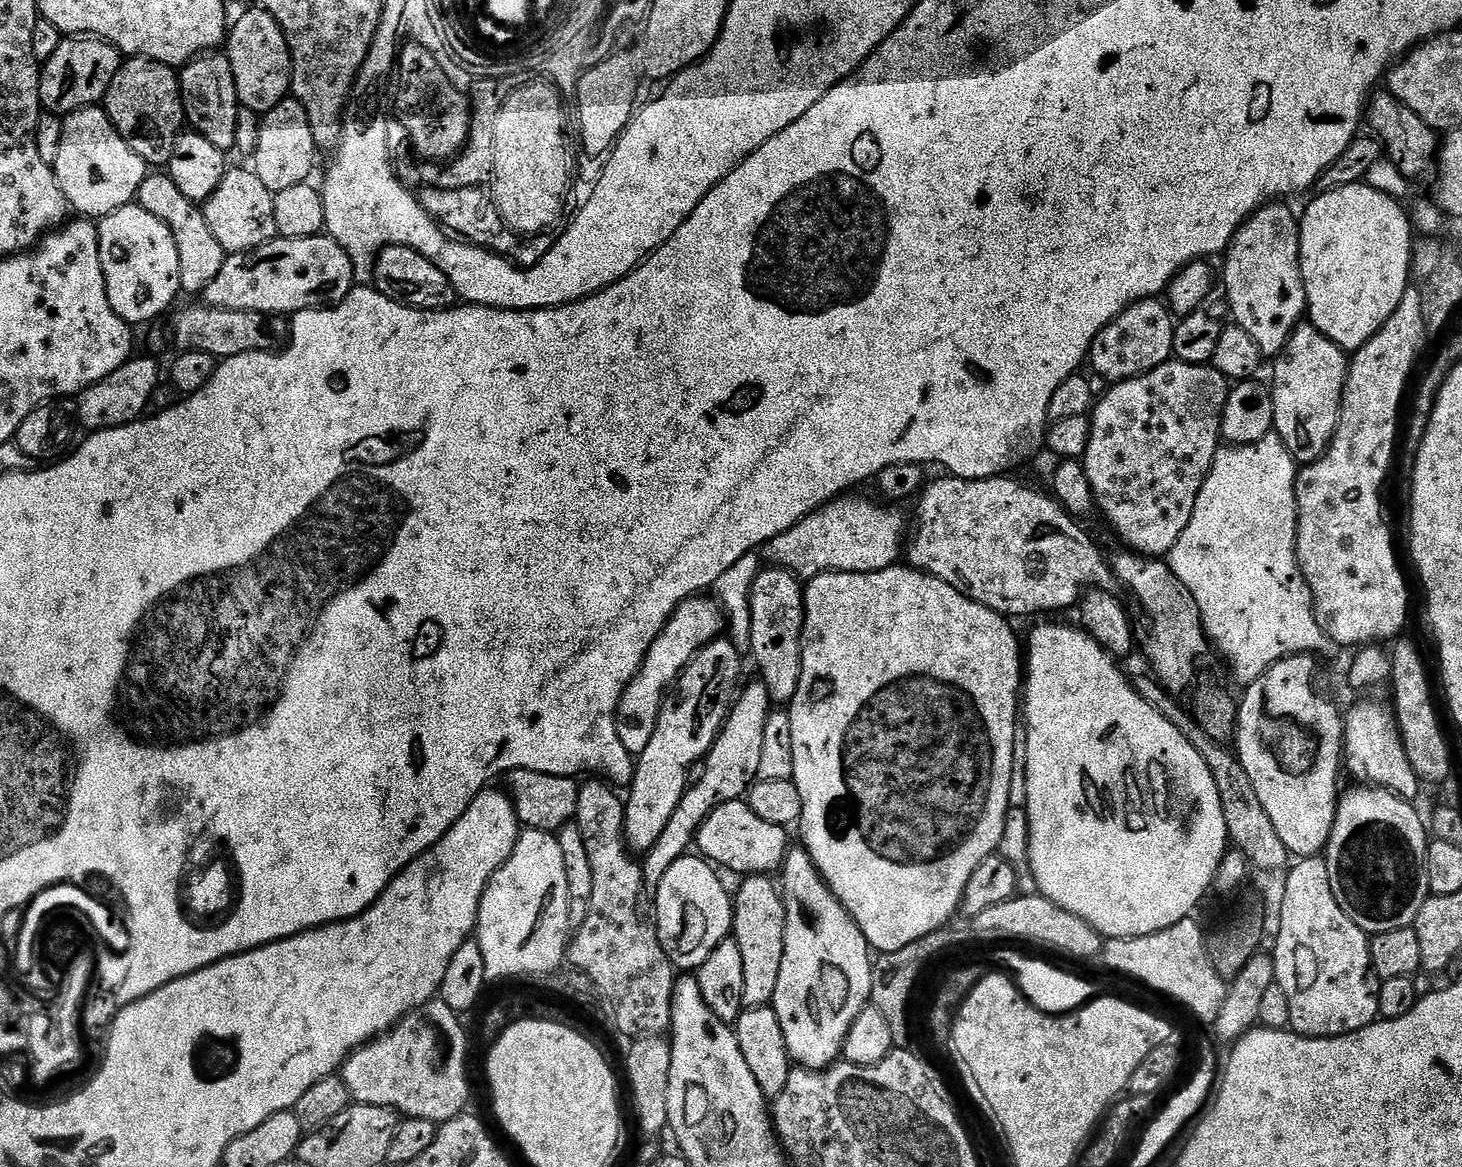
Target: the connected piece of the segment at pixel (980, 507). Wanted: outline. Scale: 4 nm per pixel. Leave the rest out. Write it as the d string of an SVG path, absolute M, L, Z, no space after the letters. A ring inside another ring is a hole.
M951 474L945 477L933 484L931 481L919 497L920 517L916 520L916 533L913 536L911 533L906 548L906 560L908 556L907 563L911 567L944 580L959 592L968 593L973 600L1005 618L1075 609L1085 592L1113 587L1111 563L1106 556L1104 560L1099 546L1047 491L1039 492L1028 484L1008 480L1012 478L1004 474L989 480L961 480Z

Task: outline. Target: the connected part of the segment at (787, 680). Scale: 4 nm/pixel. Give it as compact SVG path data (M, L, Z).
M768 566L754 578L750 596L750 656L760 663L759 679L764 681L776 706L791 704L802 678L804 590L801 577L786 568Z

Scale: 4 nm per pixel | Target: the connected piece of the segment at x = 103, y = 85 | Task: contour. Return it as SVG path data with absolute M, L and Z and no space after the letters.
M64 38L50 59L43 61L40 73L40 102L49 113L67 114L99 105L118 74L122 54L107 40Z

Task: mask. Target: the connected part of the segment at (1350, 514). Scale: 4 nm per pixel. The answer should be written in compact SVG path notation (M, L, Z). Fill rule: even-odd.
M1409 290L1402 302L1398 302L1398 310L1390 314L1378 334L1356 349L1348 366L1340 425L1336 427L1332 444L1321 460L1303 465L1296 473L1296 505L1300 511L1296 557L1312 591L1316 620L1341 649L1376 646L1384 642L1380 640L1395 641L1408 624L1408 584L1396 561L1396 548L1392 545L1392 532L1384 521L1380 491L1392 468L1392 455L1395 457L1398 452L1398 433L1402 428L1400 403L1404 400L1404 387L1412 376L1416 355L1426 343L1423 304L1424 296L1416 290Z

